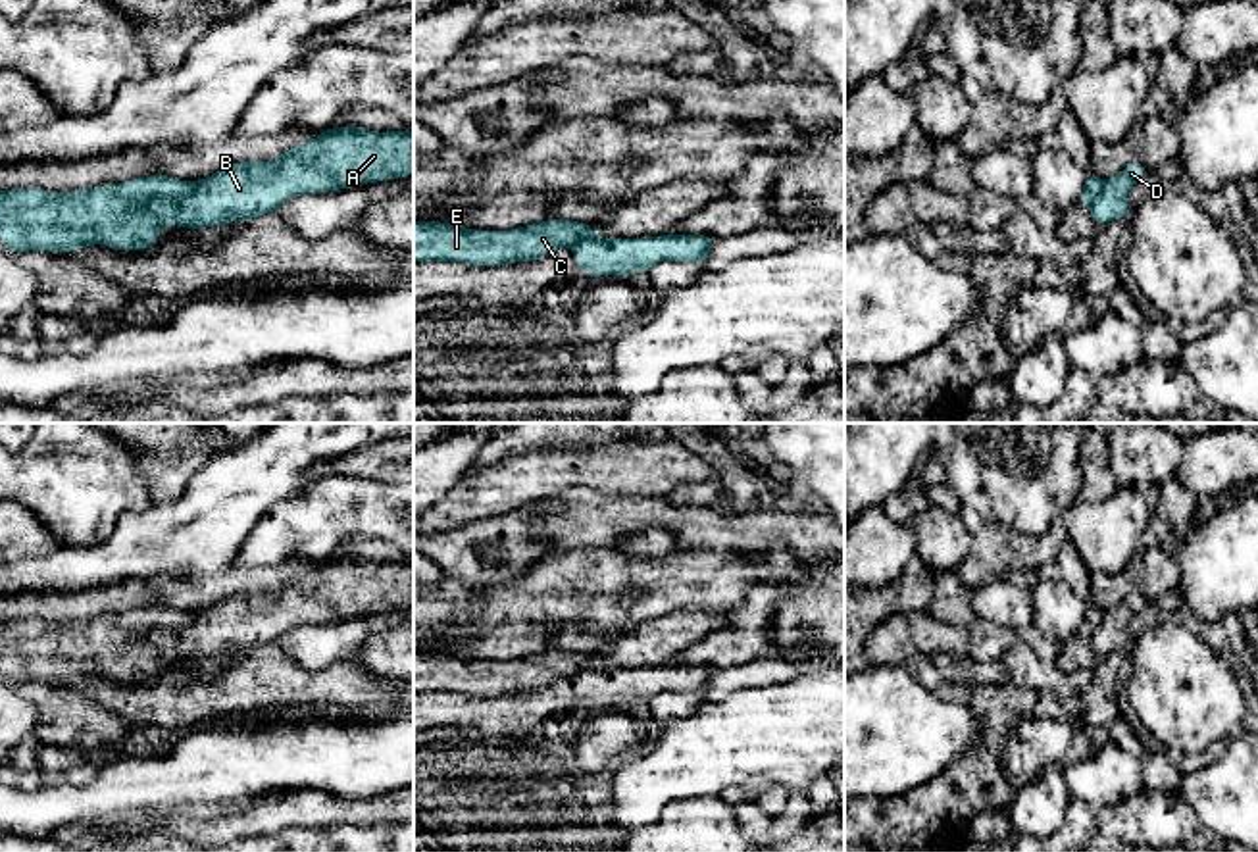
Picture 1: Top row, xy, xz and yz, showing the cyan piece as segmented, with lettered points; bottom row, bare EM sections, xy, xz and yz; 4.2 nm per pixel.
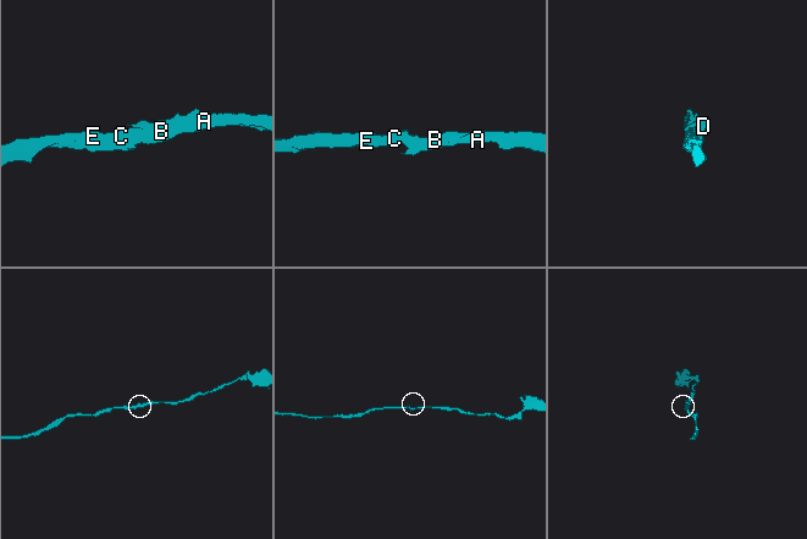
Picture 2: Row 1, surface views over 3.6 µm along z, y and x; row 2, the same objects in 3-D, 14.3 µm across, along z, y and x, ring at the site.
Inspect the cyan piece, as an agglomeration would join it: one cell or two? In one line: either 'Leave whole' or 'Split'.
Split

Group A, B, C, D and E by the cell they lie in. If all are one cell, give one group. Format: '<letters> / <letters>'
A B D / C E

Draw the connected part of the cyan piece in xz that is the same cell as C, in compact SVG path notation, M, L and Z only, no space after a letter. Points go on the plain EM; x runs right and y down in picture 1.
M556 648L508 662L414 652L414 692L462 692L479 698L510 696L596 669L598 665L591 656Z

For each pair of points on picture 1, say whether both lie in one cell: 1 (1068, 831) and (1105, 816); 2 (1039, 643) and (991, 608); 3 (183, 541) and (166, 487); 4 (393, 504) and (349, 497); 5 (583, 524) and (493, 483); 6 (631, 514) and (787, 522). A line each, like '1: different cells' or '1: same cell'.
1: different cells
2: different cells
3: different cells
4: same cell
5: different cells
6: same cell

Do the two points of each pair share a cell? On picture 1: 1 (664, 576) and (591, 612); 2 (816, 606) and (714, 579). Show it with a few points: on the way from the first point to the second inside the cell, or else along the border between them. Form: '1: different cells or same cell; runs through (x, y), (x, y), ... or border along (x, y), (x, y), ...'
1: same cell; runs through (645, 576), (622, 576), (604, 593)
2: different cells; border along (805, 570), (799, 581), (778, 583)

